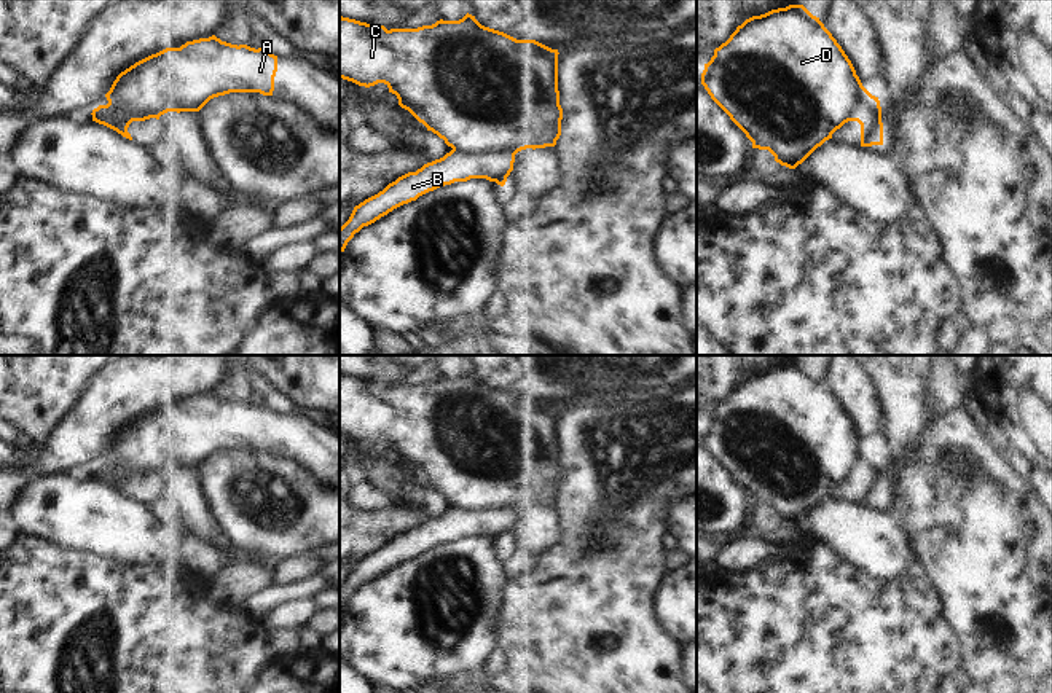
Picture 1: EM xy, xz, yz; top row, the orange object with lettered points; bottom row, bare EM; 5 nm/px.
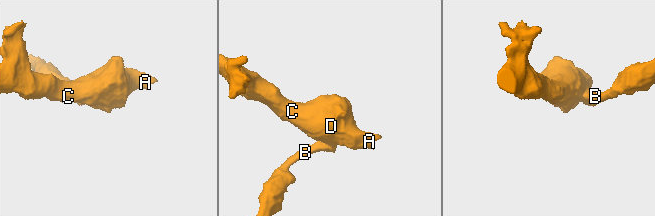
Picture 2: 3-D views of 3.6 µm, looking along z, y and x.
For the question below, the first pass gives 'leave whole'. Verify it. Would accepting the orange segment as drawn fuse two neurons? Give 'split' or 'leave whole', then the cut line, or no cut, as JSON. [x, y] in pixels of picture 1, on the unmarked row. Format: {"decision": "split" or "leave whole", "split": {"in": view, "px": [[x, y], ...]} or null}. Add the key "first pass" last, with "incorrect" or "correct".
{"decision": "split", "split": {"in": "xy", "px": [[101, 473], [110, 481], [133, 472], [158, 475]]}, "first pass": "incorrect"}

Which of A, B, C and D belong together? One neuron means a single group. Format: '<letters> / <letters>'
A C D / B

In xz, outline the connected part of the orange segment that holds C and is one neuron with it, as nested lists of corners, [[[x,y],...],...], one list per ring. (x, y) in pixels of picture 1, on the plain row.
[[[340,373],[340,435],[359,443],[384,440],[398,462],[427,487],[461,510],[512,508],[555,503],[561,492],[563,465],[558,448],[558,406],[536,397],[516,397],[481,382],[475,373],[437,378],[418,386],[391,386]]]

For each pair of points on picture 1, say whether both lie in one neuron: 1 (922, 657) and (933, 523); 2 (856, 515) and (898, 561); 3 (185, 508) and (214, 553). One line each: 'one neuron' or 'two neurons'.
1: two neurons
2: one neuron
3: one neuron

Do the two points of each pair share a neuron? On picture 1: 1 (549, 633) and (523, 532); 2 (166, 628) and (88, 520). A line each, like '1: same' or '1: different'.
1: different
2: different

